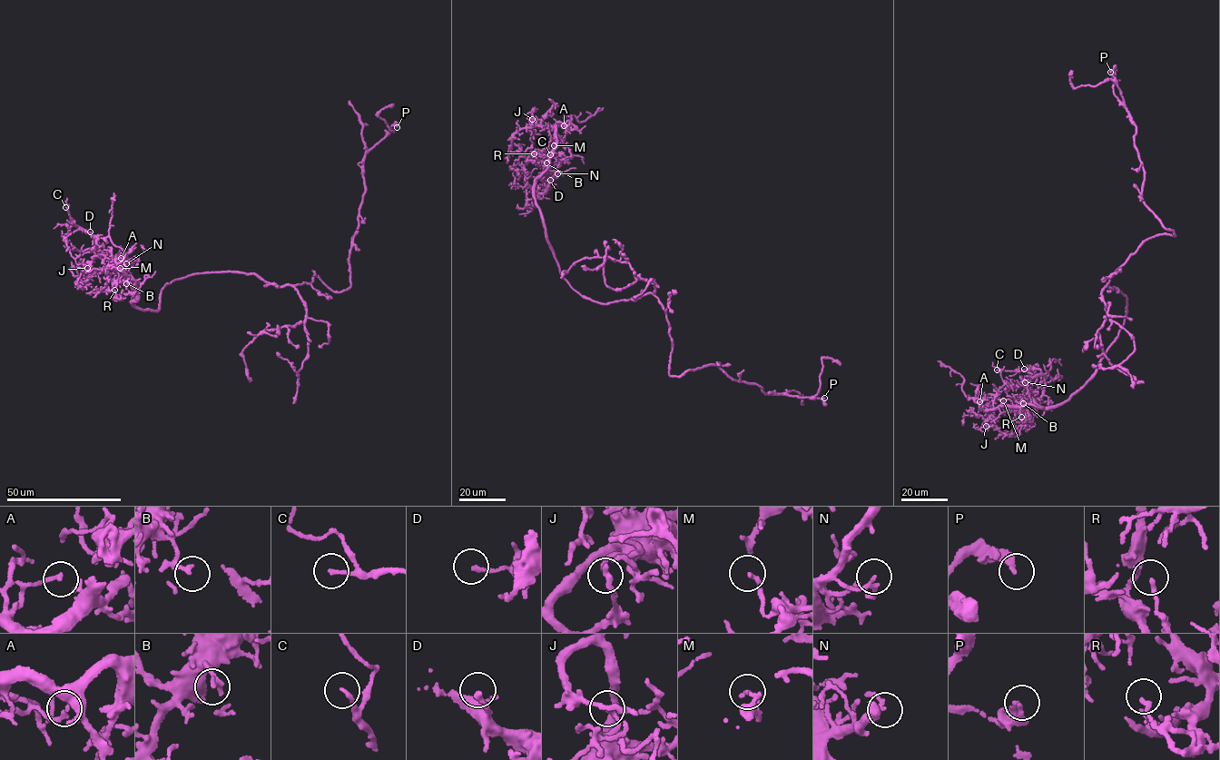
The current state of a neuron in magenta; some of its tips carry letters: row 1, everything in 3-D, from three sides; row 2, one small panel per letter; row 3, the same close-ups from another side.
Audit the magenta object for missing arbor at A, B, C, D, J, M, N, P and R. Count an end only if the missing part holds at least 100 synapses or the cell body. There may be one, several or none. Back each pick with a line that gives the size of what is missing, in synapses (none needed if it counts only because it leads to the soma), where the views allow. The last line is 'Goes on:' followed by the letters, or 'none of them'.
Goes on: none of them

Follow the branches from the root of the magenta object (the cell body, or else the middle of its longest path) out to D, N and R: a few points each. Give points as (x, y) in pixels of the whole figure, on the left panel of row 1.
D: (270, 284), (192, 274), (165, 286), (156, 310), (142, 310), (90, 231)
N: (270, 284), (253, 273), (191, 274), (165, 286), (156, 310), (143, 310), (131, 301), (126, 263)
R: (270, 284), (253, 273), (191, 274), (165, 286), (154, 310), (132, 303), (123, 277), (114, 290)

